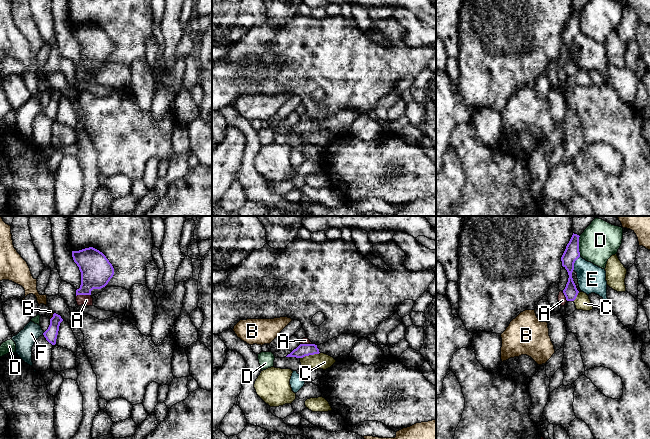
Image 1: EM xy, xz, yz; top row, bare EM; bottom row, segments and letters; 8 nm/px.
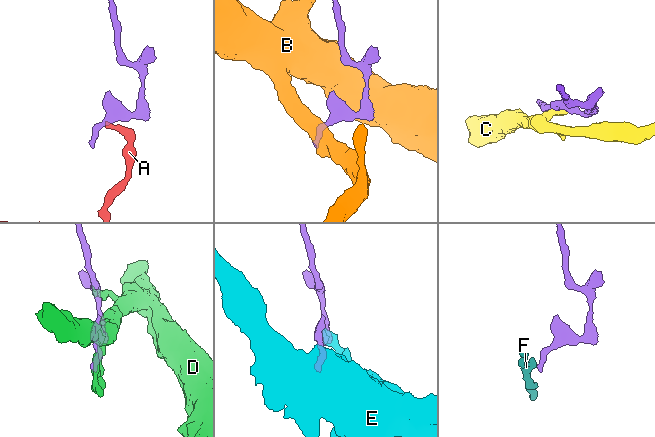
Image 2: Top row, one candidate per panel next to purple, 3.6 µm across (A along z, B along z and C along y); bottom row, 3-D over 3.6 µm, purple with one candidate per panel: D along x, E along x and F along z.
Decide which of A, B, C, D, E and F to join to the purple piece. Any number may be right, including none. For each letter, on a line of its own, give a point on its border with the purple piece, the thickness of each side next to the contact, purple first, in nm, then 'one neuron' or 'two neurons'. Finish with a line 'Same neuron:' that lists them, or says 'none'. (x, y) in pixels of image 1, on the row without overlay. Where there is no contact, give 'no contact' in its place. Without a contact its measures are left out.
A: xy (83, 70) | 260/90 nm | two neurons
B: xy (53, 92) | 100/20 nm | two neurons
C: xz (309, 130) | 100/130 nm | two neurons
D: yz (578, 22) | 120/300 nm | two neurons
E: yz (574, 38) | 120/220 nm | two neurons
F: xy (43, 109) | 100/160 nm | one neuron
Same neuron: F

